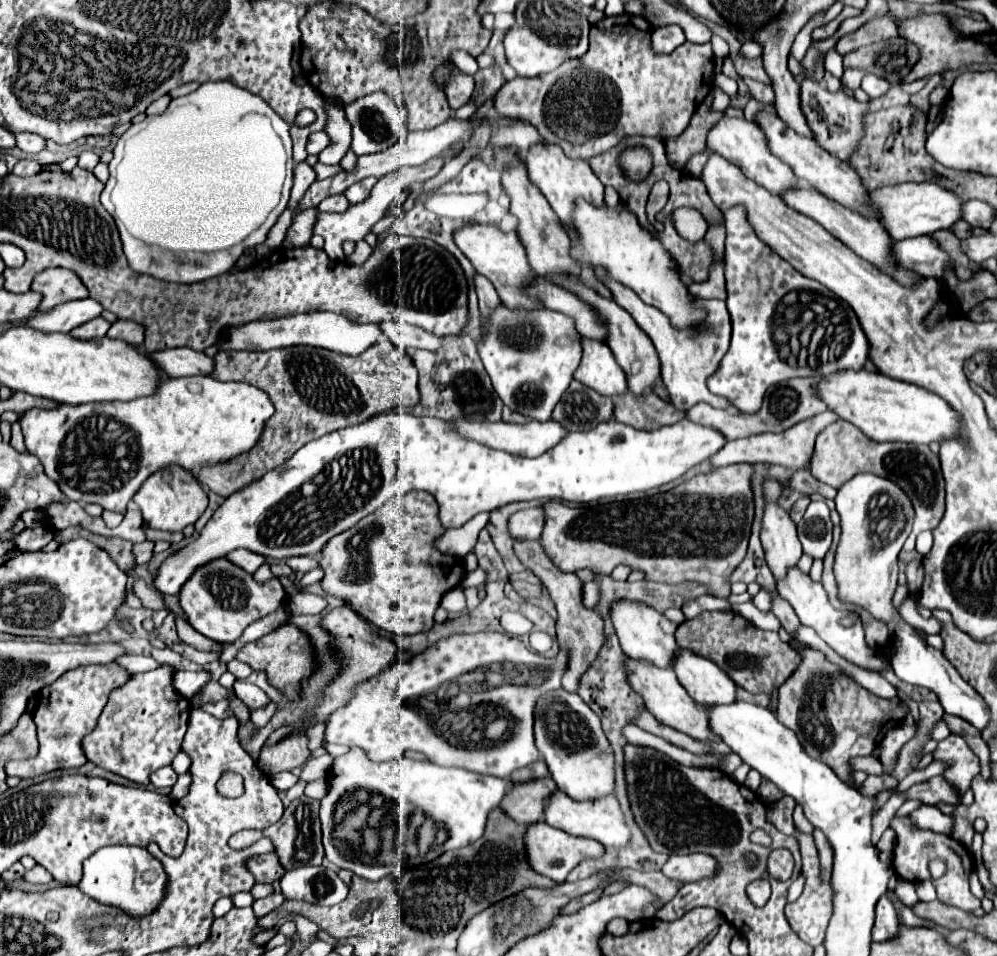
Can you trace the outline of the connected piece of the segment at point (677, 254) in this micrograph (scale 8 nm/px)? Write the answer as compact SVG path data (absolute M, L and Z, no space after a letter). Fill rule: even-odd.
M665 218L665 230L663 232L655 230L655 236L679 262L681 272L685 276L689 276L693 282L707 280L711 268L715 266L715 254L713 254L713 248L705 240L699 240L699 242L683 240L683 236L675 232L671 218Z

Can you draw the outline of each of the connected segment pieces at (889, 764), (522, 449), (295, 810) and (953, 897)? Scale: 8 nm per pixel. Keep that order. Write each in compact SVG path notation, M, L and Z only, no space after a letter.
M901 724L897 728L893 728L891 732L887 732L887 736L883 738L883 742L879 744L879 760L883 764L883 774L891 774L895 764L897 764L897 756L899 750L917 734L917 724Z
M451 420L451 426L455 428L455 432L459 432L459 436L467 438L467 440L475 440L479 444L487 444L489 448L495 450L503 450L509 454L517 454L517 456L525 456L525 458L535 458L541 456L543 452L547 452L549 448L553 448L565 434L567 430L557 424L555 420L547 420L547 422L527 422L527 424L507 424L507 422L469 422L469 420Z
M301 796L285 808L283 818L265 830L265 836L271 838L275 846L275 854L279 856L279 864L285 870L299 866L319 866L323 860L323 844L321 844L321 820L319 820L319 800Z
M893 816L891 828L897 834L897 844L895 844L895 850L893 850L893 868L895 868L897 876L901 876L907 882L927 880L927 878L931 878L931 874L929 874L929 862L935 860L935 858L939 858L939 860L945 862L947 872L941 878L933 880L933 884L937 888L937 898L943 904L961 908L965 912L973 912L975 908L981 906L981 902L969 892L969 870L973 868L973 860L971 860L969 852L957 840L953 840L947 834L935 834L931 830L915 828L909 822L909 816Z

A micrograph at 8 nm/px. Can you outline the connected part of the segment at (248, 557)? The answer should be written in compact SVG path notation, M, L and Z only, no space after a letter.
M245 548L243 550L233 550L227 554L227 558L233 562L233 564L239 564L243 570L247 570L249 574L253 574L267 558L265 556L259 556L255 552L247 552Z

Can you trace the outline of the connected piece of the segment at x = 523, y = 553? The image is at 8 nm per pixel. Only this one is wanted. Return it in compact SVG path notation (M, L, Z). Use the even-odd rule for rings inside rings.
M515 540L513 550L521 564L529 568L549 590L555 606L557 606L557 640L559 646L567 652L567 672L563 674L563 688L569 692L577 692L579 676L587 670L587 666L595 660L597 652L603 646L603 620L599 620L597 612L589 610L581 602L581 580L575 574L561 572L545 554L539 540Z

